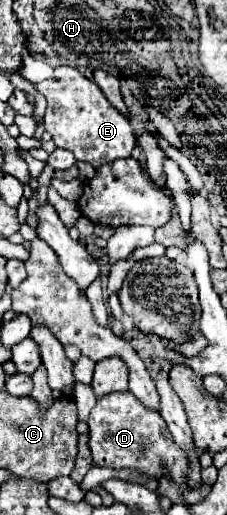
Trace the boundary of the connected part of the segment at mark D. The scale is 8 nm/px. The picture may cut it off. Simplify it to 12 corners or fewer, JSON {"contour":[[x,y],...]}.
{"contour":[[131,391],[99,397],[87,423],[97,467],[167,467],[185,453]]}

